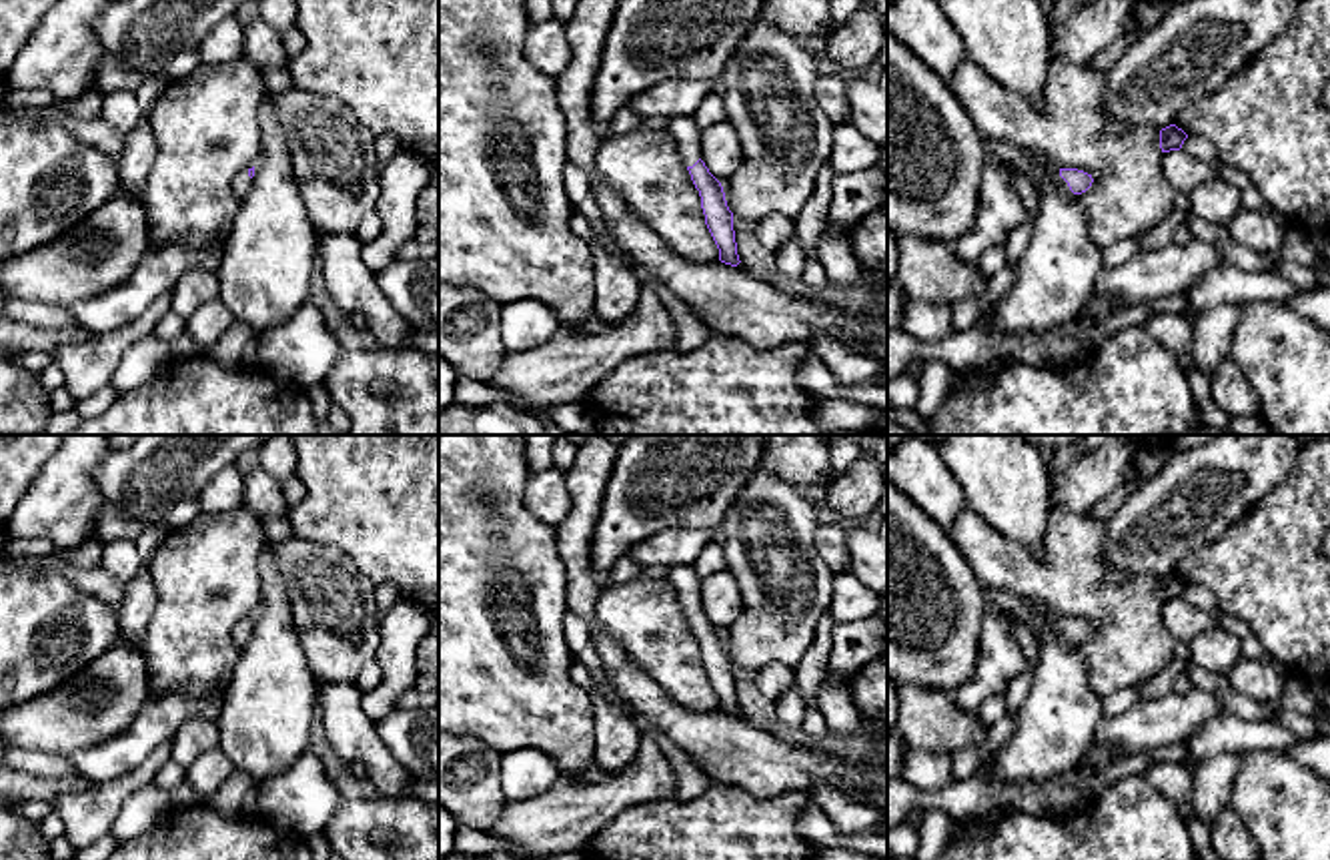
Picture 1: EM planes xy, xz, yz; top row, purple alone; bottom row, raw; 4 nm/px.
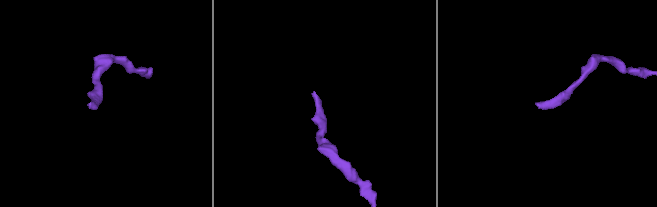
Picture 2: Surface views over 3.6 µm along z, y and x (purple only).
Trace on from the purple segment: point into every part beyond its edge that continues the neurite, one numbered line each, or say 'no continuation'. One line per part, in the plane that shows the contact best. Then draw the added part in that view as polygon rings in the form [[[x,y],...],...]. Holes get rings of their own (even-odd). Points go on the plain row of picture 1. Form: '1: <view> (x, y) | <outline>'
1: yz (1038, 620) | [[[987,589],[985,597],[989,605],[1022,619],[1034,633],[1048,631],[1056,639],[1070,639],[1068,631],[1060,625],[1060,617],[1034,603],[1028,603],[1006,589]]]

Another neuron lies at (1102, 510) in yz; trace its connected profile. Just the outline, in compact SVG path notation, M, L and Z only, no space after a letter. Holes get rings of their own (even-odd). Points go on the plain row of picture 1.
M1122 483L1116 491L1112 491L1108 497L1098 501L1088 509L1088 515L1106 521L1122 503L1124 499L1132 493L1132 487L1128 483Z

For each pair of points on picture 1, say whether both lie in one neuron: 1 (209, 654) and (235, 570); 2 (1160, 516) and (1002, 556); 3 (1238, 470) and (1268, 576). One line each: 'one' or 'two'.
1: one
2: two
3: two

